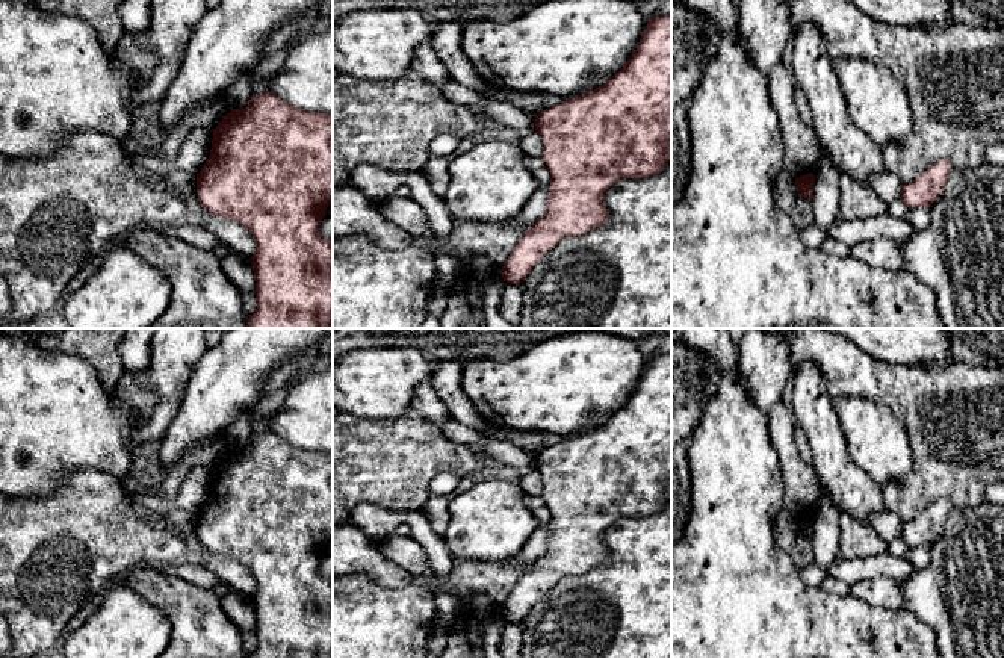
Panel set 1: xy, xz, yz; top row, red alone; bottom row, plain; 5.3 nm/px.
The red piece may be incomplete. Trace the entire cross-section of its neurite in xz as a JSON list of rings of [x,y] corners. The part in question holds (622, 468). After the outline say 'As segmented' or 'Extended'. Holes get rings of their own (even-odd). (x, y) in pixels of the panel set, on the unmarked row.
[[[671,354],[647,358],[631,398],[603,424],[535,454],[535,470],[544,481],[550,532],[544,555],[528,567],[500,608],[511,623],[520,623],[561,578],[605,564],[609,551],[603,535],[614,522],[661,513],[671,499]]]. As segmented

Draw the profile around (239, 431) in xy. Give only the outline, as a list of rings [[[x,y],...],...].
[[[253,408],[243,410],[225,430],[225,443],[234,448],[248,445],[253,436]]]

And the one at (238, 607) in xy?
[[[228,587],[228,591],[221,597],[221,605],[242,634],[256,631],[256,616],[249,597]]]

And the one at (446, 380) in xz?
[[[440,362],[432,372],[431,386],[455,422],[476,431],[481,431],[488,425],[463,390],[461,362]]]

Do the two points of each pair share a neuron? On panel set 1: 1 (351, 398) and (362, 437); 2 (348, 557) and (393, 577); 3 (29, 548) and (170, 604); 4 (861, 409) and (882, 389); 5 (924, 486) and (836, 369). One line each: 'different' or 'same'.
1: different
2: same
3: different
4: different
5: same

